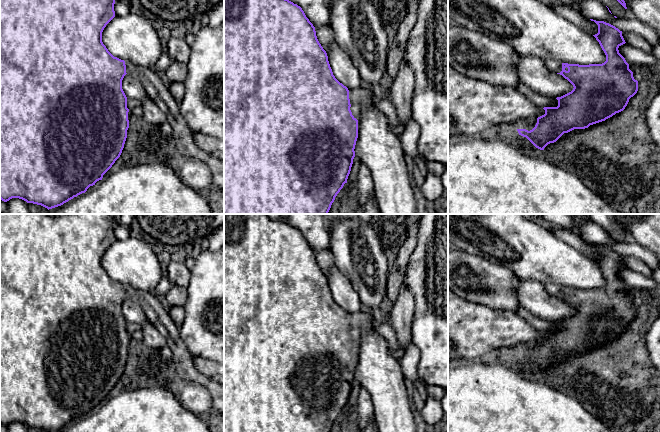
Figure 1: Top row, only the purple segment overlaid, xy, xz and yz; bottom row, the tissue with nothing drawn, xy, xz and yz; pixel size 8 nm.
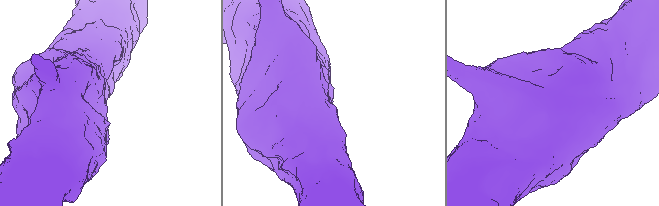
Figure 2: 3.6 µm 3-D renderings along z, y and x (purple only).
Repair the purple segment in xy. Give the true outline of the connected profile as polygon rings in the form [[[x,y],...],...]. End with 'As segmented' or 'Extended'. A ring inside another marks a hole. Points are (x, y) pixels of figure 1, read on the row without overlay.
[[[0,214],[0,423],[4,426],[19,422],[27,427],[55,432],[85,417],[90,410],[102,404],[103,399],[120,381],[129,352],[127,321],[122,313],[122,304],[126,298],[139,302],[145,310],[147,320],[166,339],[172,350],[173,360],[170,365],[172,374],[178,382],[190,381],[205,387],[212,397],[213,410],[224,415],[224,385],[214,382],[200,373],[193,362],[179,334],[179,327],[171,319],[160,300],[153,292],[136,290],[131,286],[114,281],[102,266],[102,256],[115,241],[114,228],[118,214]]]. Extended

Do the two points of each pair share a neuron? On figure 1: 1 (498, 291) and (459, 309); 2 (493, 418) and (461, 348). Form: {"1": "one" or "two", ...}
{"1": "two", "2": "two"}

